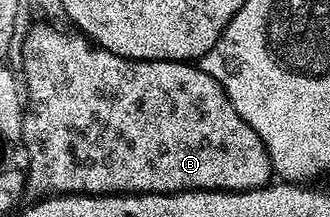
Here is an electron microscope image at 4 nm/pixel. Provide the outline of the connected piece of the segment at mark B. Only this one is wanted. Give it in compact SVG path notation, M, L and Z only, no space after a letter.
M37 21L37 26L29 28L29 34L24 38L24 76L22 74L22 90L26 95L26 105L24 107L24 138L23 149L28 149L27 173L27 197L32 200L39 200L45 196L55 196L58 194L177 194L183 190L257 190L259 186L269 185L274 171L272 161L268 159L268 149L264 146L264 141L236 114L236 110L230 104L228 94L214 81L206 71L201 70L199 65L189 64L187 62L142 62L138 58L123 58L114 52L104 50L97 46L95 42L84 37L79 32L67 34L64 30L59 30L56 26L47 26L47 21Z

